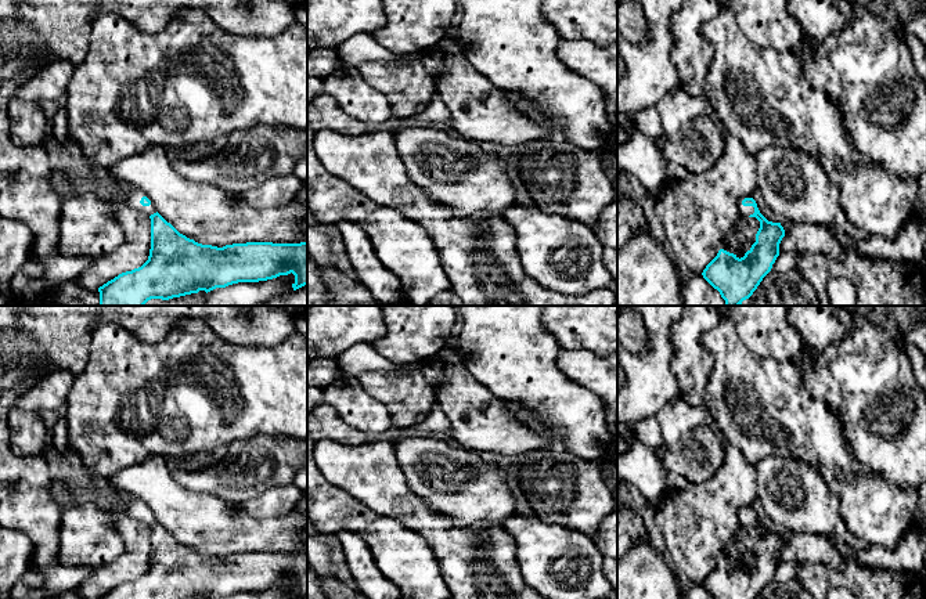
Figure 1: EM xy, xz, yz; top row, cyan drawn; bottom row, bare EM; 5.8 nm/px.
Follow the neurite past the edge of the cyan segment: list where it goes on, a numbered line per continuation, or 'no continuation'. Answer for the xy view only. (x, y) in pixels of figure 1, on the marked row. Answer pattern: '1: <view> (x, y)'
1: xy (133, 199)

